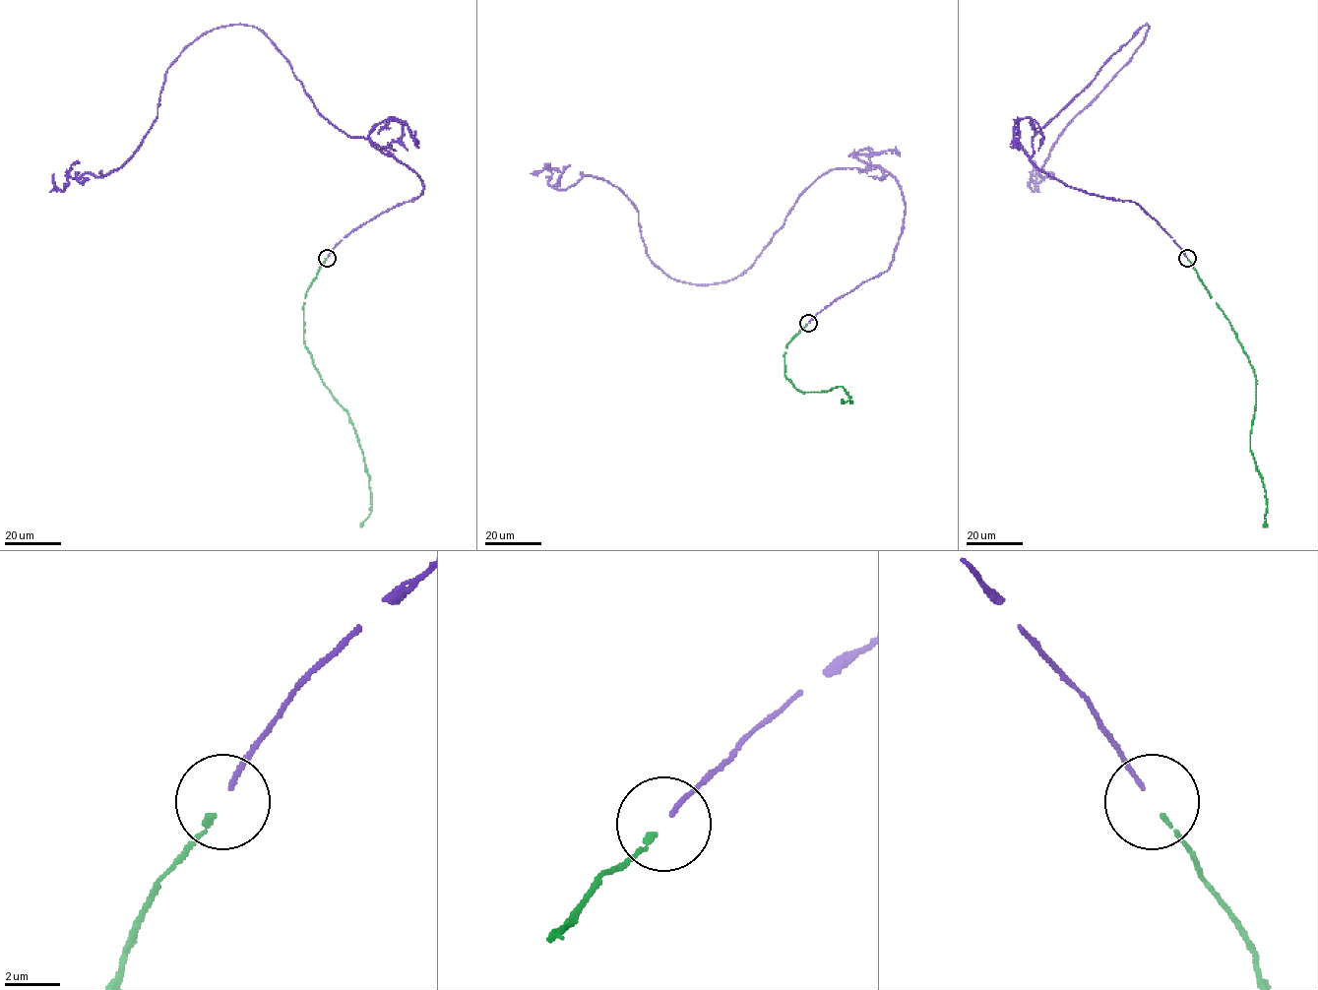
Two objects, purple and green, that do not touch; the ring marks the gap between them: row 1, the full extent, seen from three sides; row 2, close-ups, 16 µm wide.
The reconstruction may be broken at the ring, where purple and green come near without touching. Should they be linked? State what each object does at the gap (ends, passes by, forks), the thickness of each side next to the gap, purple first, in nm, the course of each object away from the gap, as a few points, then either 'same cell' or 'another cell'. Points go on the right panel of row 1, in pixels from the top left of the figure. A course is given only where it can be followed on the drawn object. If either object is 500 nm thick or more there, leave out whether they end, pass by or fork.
purple ends | green ends | 160/190 nm | purple via (1186, 257), (1136, 203), (1030, 158), (1147, 24), (1050, 152), (1053, 177), (1035, 168), (1033, 190), (1035, 173) | green via (1188, 259), (1229, 323), (1256, 380), (1250, 446), (1265, 492), (1264, 527) | same cell

